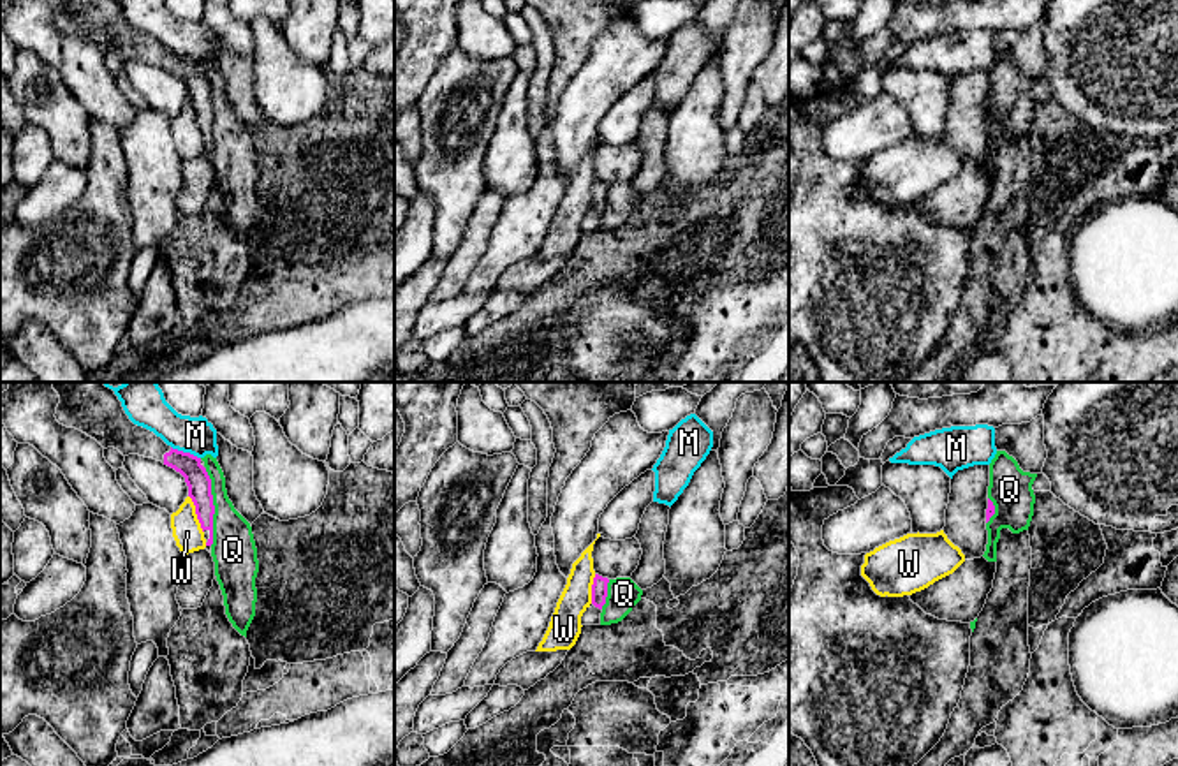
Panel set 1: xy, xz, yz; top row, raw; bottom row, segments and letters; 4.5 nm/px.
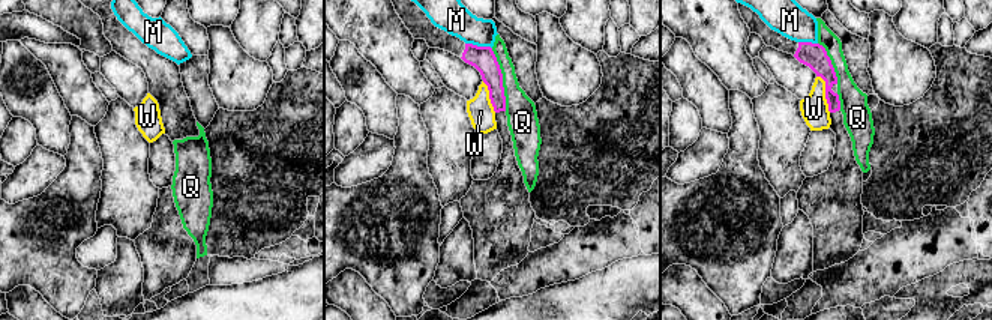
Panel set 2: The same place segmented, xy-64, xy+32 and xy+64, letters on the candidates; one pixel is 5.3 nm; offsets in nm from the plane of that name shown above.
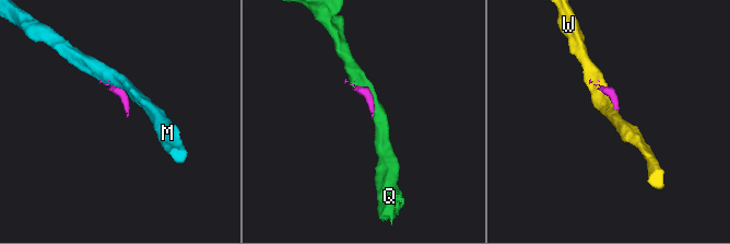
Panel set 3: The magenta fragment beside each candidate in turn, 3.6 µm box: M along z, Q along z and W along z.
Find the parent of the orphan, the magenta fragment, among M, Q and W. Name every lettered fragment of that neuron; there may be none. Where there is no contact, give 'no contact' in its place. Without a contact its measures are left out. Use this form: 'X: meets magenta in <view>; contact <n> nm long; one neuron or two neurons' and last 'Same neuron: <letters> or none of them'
M: meets magenta in xy; contact 150 nm long; two neurons
Q: meets magenta in xy; contact 360 nm long; two neurons
W: meets magenta in xy; contact 190 nm long; two neurons
Same neuron: none of them

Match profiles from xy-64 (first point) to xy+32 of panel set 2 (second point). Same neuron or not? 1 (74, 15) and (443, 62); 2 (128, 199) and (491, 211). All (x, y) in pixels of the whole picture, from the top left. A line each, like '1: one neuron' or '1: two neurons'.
1: two neurons
2: two neurons

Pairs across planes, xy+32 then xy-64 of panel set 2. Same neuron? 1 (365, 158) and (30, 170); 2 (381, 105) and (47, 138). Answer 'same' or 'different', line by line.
1: same
2: same

